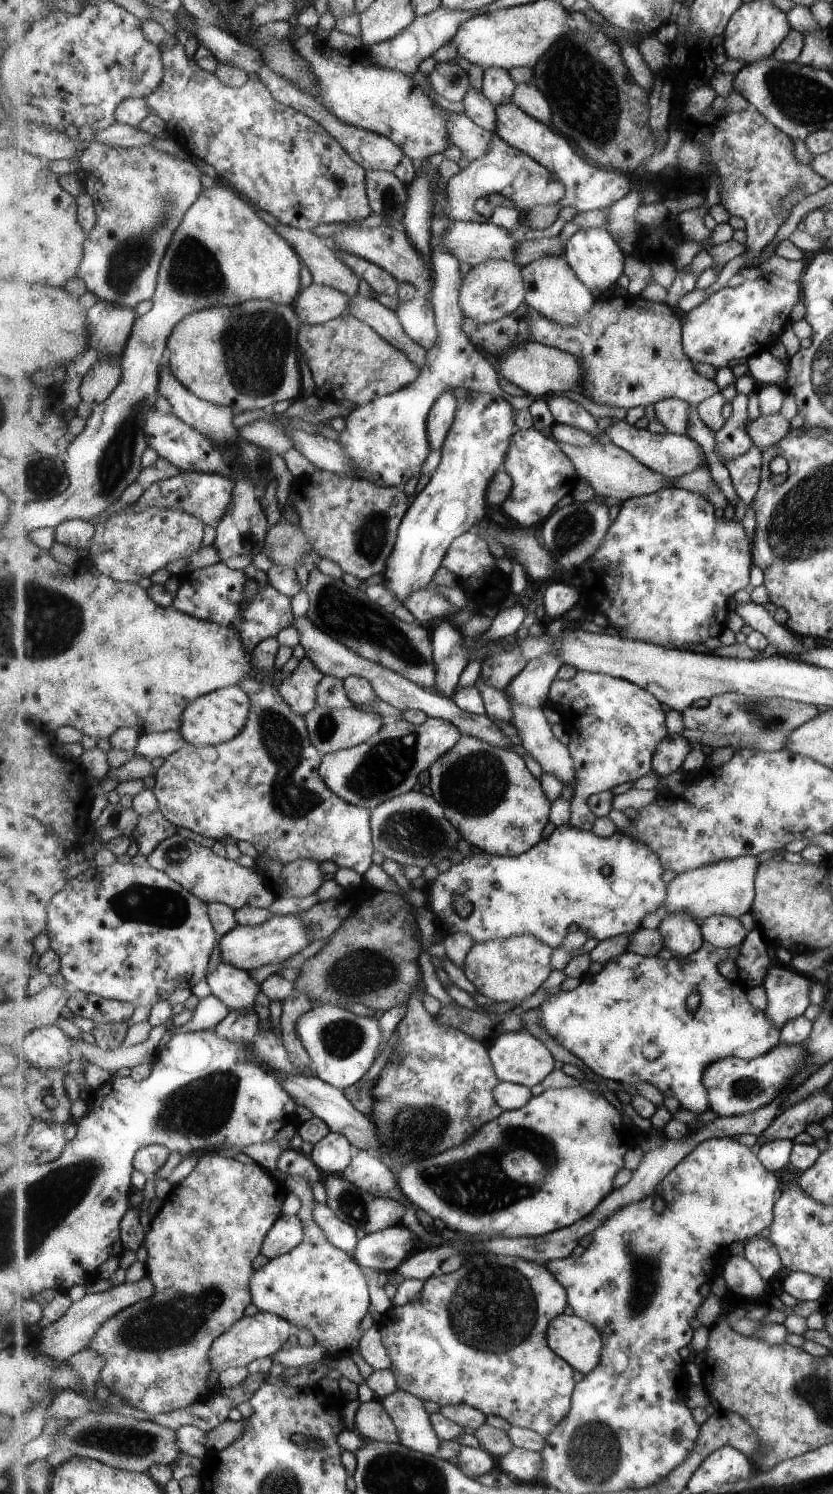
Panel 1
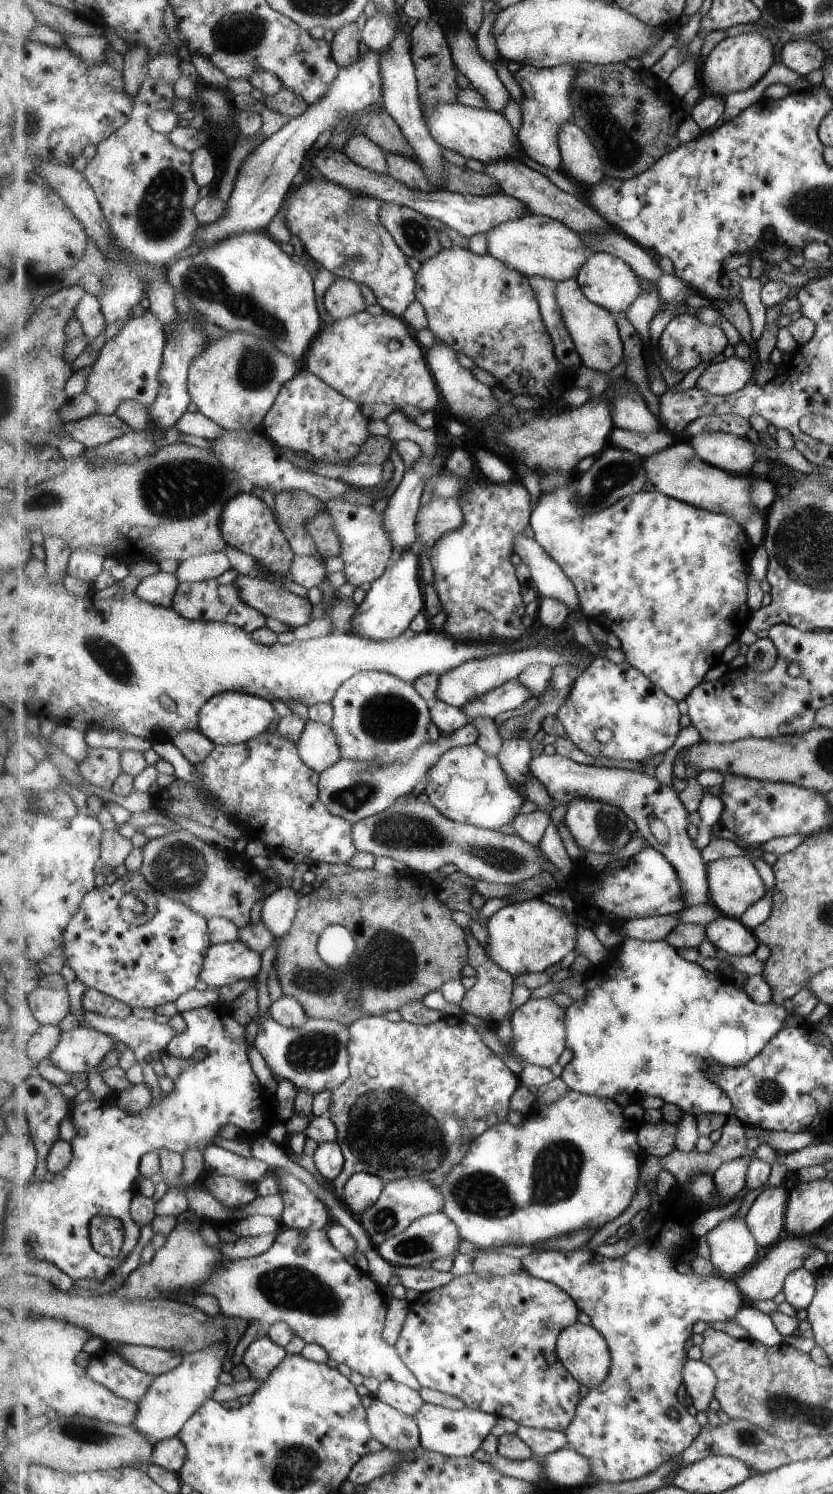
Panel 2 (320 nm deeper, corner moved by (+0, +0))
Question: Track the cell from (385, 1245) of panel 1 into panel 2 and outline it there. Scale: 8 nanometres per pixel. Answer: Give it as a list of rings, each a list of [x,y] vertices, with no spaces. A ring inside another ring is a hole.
[[[445,1211],[419,1217],[406,1231],[400,1232],[397,1236],[382,1242],[378,1247],[381,1256],[388,1260],[395,1267],[416,1267],[433,1262],[441,1256],[455,1255],[461,1244],[462,1233],[459,1225],[447,1216]]]

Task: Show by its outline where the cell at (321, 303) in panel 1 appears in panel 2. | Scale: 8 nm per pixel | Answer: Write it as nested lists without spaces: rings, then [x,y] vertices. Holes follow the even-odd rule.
[[[337,277],[327,290],[325,308],[335,320],[346,319],[351,315],[367,310],[366,296],[362,285],[354,280]]]

